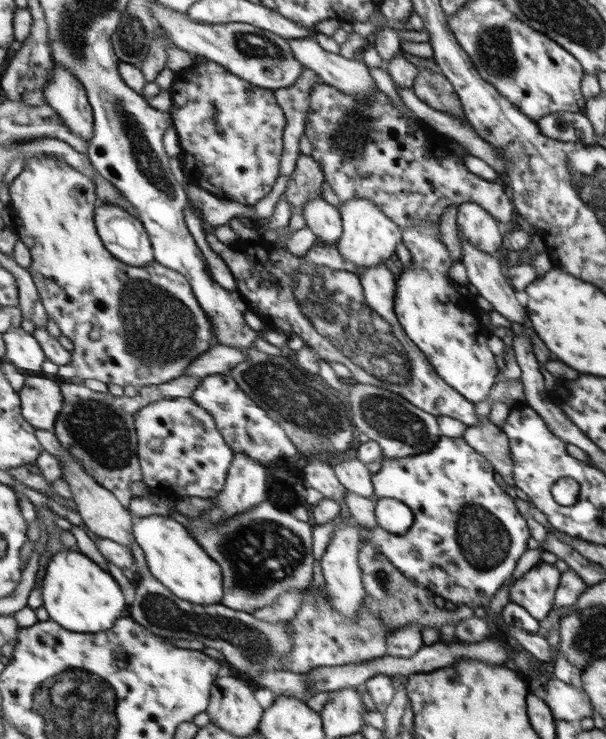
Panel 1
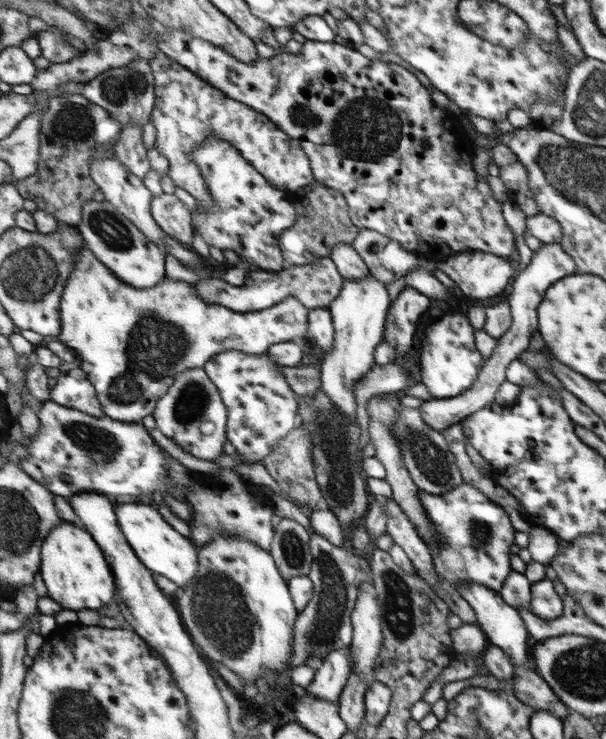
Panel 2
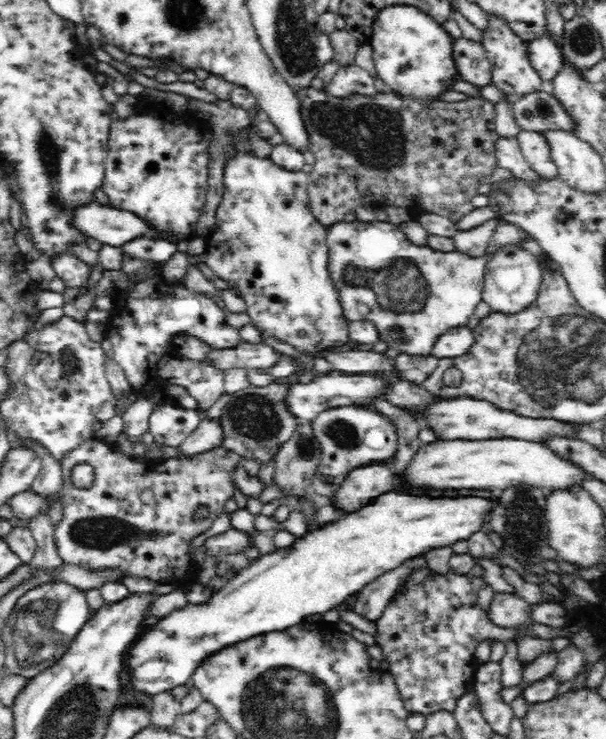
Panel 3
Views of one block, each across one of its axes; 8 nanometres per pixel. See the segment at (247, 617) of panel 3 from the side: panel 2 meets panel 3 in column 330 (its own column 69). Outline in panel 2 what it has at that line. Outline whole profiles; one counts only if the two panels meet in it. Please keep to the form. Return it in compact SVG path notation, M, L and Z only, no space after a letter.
M67 521L44 543L42 575L48 594L62 609L76 612L86 608L101 612L116 598L116 590L119 590L113 567L95 536L85 527Z

